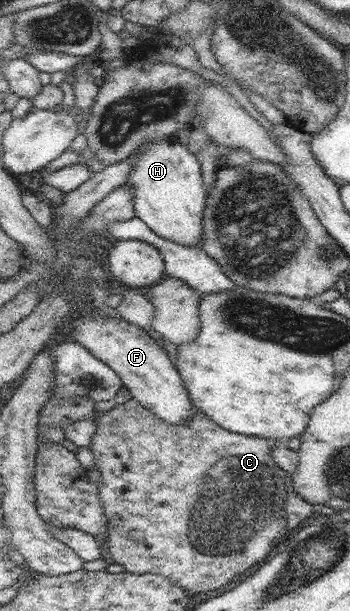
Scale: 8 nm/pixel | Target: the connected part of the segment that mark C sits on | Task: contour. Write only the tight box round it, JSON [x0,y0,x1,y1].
[92,398,313,593]

